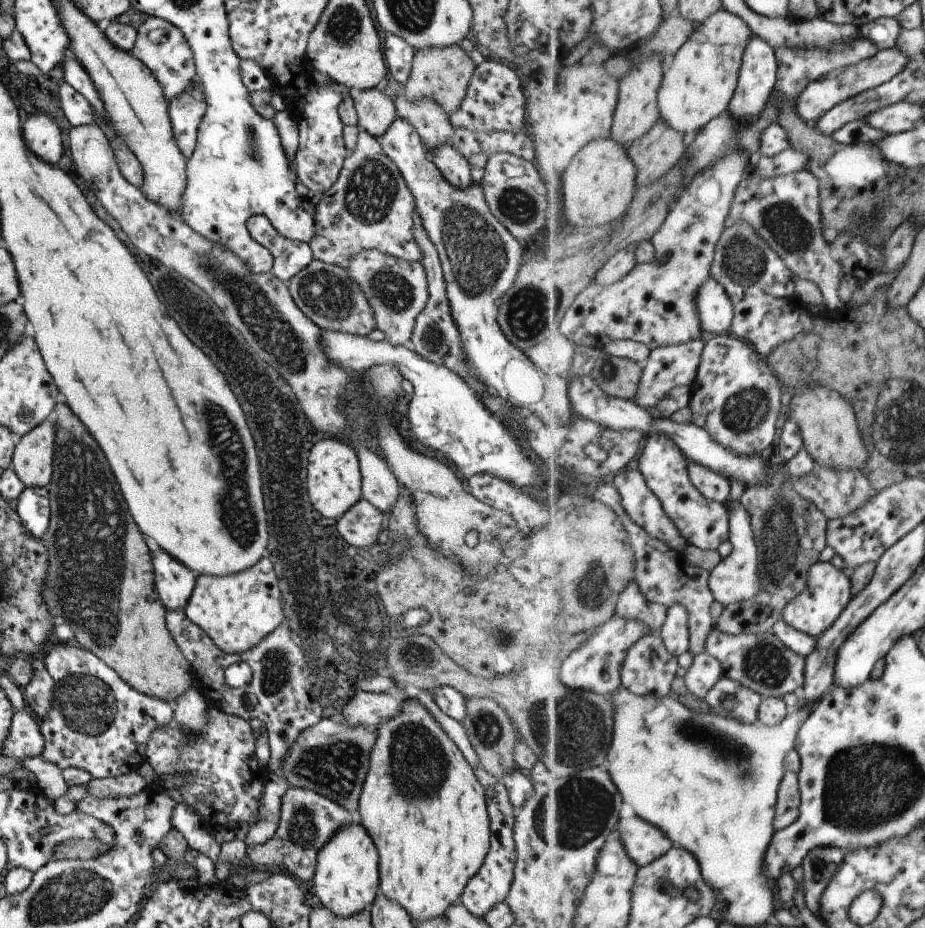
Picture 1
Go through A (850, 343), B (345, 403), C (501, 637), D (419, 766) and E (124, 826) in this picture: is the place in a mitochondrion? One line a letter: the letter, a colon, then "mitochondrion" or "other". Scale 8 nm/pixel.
A: other
B: other
C: mitochondrion
D: mitochondrion
E: other

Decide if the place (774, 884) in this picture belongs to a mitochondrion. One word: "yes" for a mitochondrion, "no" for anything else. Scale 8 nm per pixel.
no

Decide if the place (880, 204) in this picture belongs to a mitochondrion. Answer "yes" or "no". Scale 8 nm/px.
yes

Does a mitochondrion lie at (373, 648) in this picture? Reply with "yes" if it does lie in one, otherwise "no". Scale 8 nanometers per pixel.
yes

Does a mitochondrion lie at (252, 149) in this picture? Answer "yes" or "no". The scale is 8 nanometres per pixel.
yes

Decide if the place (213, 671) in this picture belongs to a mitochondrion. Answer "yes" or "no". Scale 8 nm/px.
no

